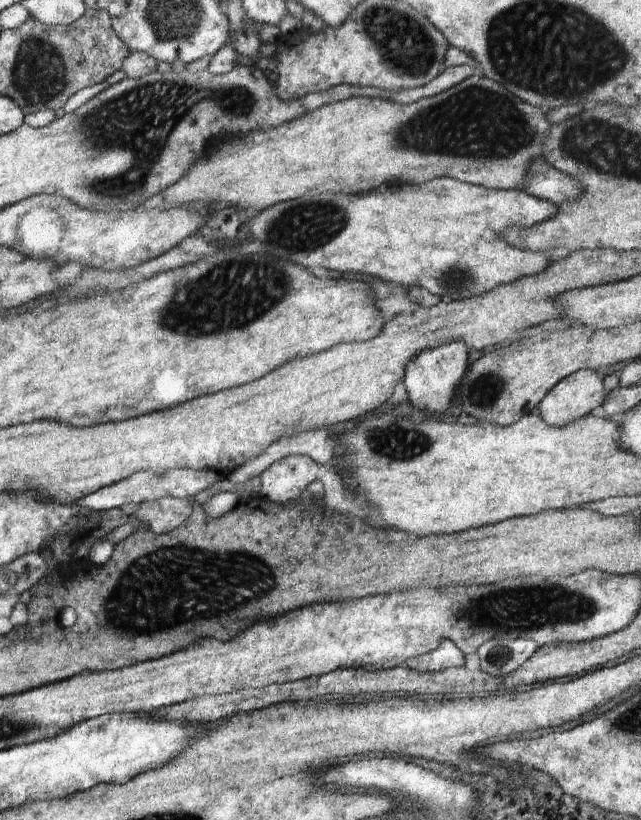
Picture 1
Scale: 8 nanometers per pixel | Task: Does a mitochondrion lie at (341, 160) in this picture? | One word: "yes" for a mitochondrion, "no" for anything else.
no

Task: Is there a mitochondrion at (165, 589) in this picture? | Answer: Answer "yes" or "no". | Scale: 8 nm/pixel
yes

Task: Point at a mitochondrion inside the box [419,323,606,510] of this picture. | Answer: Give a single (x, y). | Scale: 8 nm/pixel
(484, 391)

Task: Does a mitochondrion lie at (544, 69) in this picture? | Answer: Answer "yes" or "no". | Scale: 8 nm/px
yes

